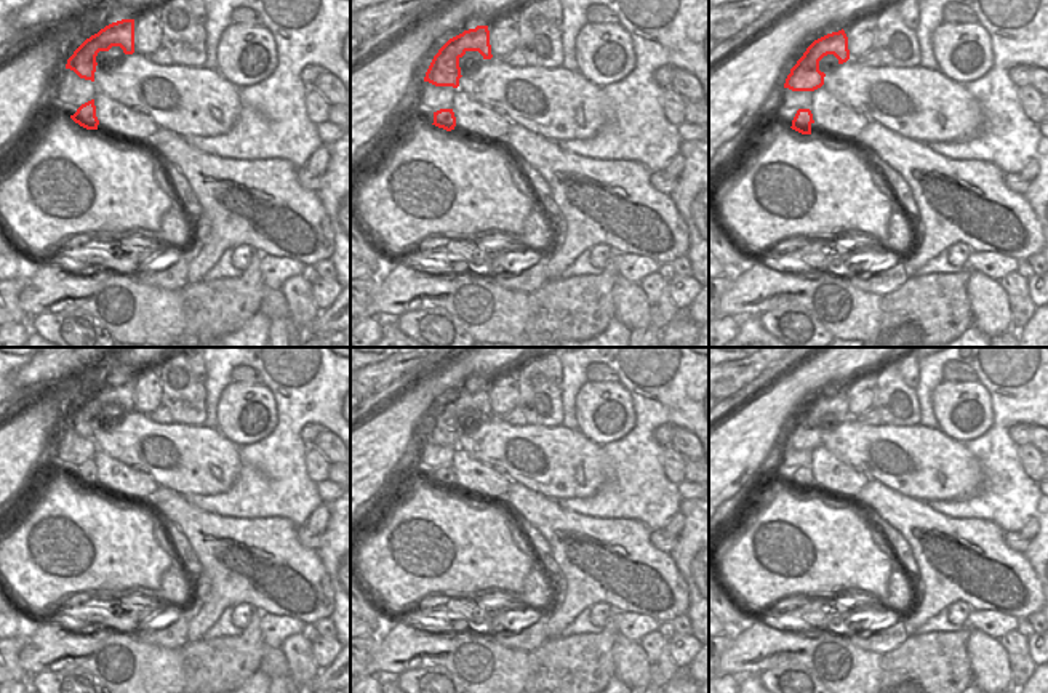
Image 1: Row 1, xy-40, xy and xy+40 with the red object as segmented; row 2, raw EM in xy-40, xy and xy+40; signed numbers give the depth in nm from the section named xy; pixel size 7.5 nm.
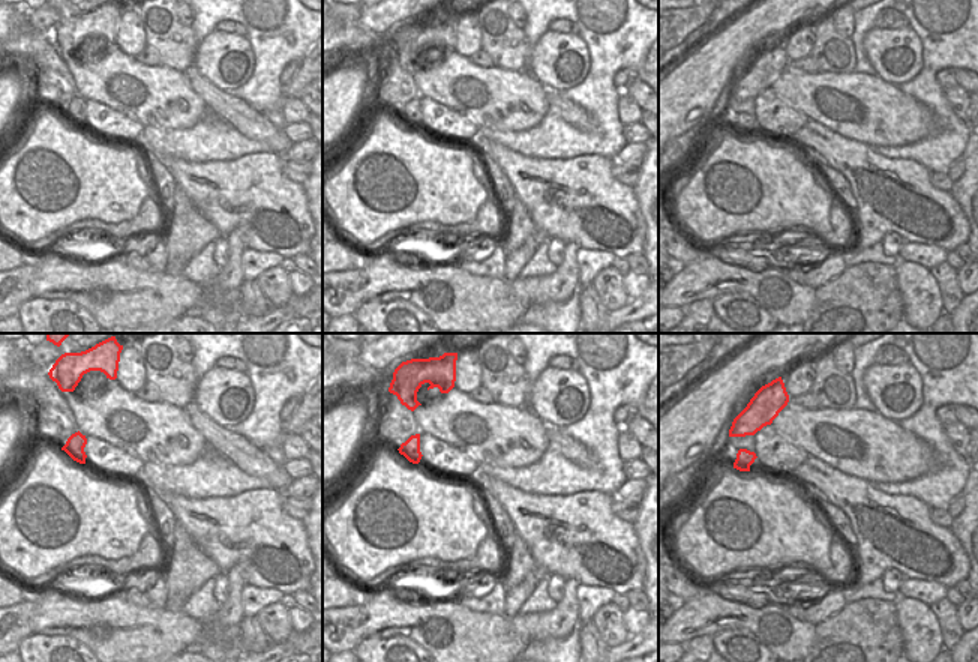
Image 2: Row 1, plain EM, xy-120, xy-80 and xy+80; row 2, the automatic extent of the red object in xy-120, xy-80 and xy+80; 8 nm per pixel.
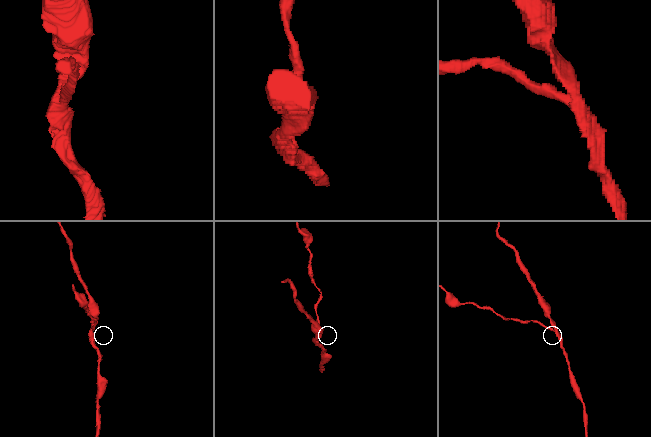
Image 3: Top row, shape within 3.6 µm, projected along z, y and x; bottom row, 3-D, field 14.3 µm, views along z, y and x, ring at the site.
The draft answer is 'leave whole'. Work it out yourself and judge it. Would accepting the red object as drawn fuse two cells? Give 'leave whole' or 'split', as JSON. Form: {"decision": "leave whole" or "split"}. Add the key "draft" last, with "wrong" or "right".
{"decision": "split", "draft": "wrong"}

